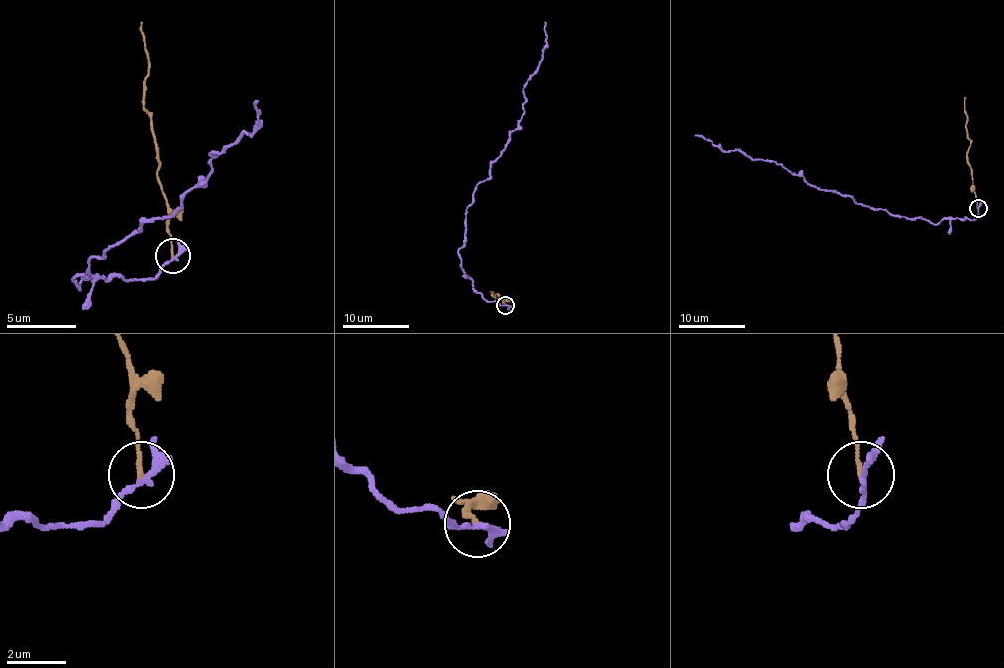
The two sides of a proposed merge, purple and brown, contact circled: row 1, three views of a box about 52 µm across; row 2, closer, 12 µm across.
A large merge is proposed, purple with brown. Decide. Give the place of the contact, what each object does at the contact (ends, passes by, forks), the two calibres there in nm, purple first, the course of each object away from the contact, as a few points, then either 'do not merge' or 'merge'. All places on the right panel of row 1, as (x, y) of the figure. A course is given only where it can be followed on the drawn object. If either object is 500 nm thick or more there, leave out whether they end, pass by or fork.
place (978, 208); purple passes by; brown ends; calibres 220 and 140 nm; course purple (977, 209), (974, 218), (936, 223), (889, 215), (822, 190), (780, 164), (694, 136); course brown (977, 209), (972, 170), (967, 161), (971, 144), (966, 127), (966, 98); do not merge

